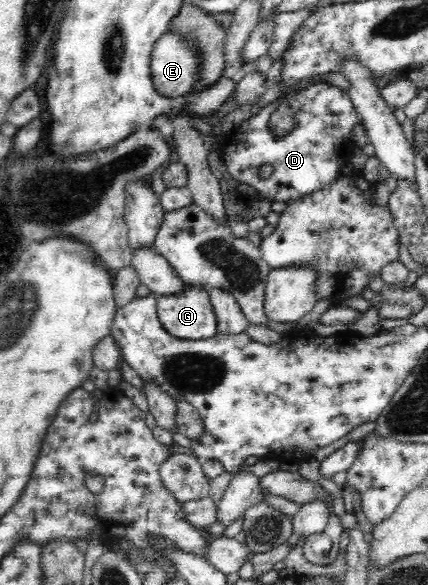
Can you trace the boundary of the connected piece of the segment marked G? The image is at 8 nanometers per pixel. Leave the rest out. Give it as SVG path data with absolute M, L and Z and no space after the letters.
M191 286L177 295L156 296L160 322L167 333L187 340L205 340L216 334L215 314L208 291Z

